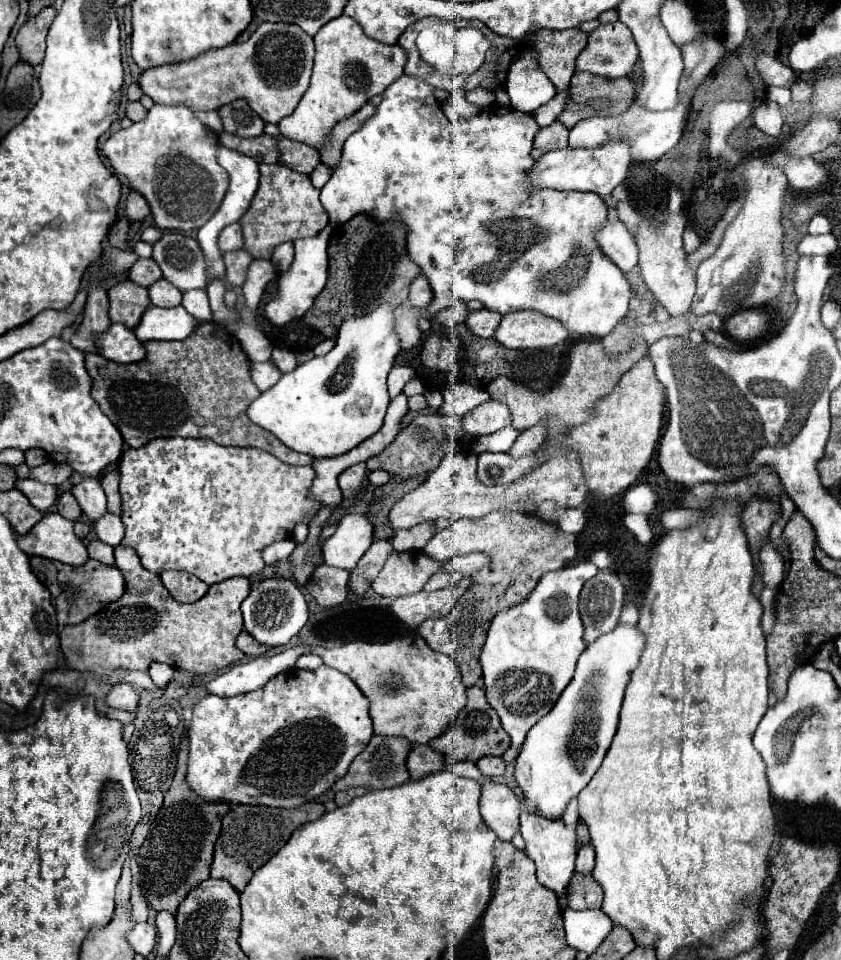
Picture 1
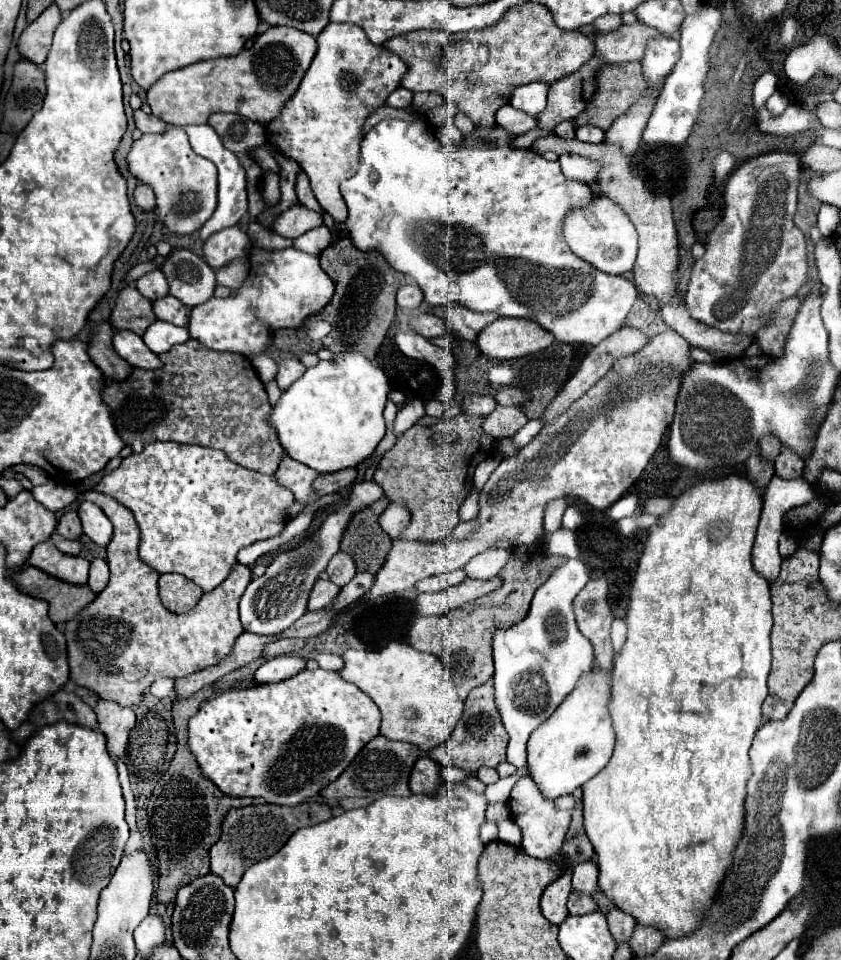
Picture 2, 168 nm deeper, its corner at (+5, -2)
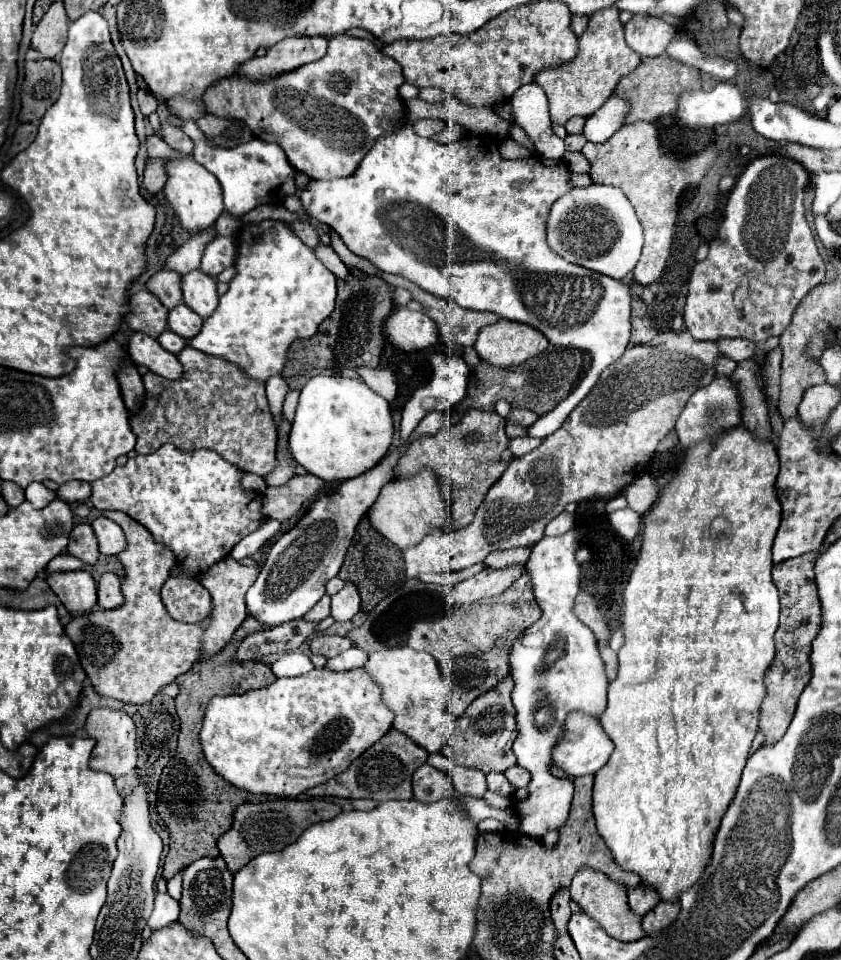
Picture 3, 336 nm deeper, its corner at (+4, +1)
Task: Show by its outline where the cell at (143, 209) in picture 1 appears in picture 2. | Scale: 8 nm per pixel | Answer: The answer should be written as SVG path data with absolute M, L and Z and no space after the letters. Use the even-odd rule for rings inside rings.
M139 181L137 187L135 187L133 199L135 199L135 203L137 203L141 209L145 209L145 211L151 211L151 209L155 207L155 193L153 193L153 189L151 189L149 185L141 183L141 181Z

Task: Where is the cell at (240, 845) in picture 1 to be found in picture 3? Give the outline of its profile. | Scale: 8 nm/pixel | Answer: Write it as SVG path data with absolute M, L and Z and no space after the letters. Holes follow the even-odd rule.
M270 800L262 804L242 804L234 812L234 822L226 834L218 840L220 856L228 870L236 874L252 858L264 852L278 852L298 840L298 836L312 824L330 820L340 814L340 806L326 800Z

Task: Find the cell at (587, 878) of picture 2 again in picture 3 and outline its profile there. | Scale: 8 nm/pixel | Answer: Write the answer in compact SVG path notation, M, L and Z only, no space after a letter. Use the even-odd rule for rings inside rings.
M582 866L576 876L572 878L572 884L570 884L570 894L572 894L572 900L580 904L580 908L590 916L590 918L596 918L602 928L616 940L620 942L634 942L638 938L642 938L642 926L640 926L640 918L630 912L628 908L628 898L626 898L626 888L616 884L614 880L610 880L606 874L590 868L590 866Z

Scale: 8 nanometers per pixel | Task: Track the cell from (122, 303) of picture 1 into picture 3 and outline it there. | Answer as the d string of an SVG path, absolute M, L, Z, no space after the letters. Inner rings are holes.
M140 290L132 294L128 308L130 312L124 316L124 320L132 330L158 338L168 328L168 322L166 322L168 308L164 310L160 300L148 290Z

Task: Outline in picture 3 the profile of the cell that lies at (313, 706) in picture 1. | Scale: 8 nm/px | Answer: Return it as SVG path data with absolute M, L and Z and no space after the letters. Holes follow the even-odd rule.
M314 668L302 676L278 678L266 688L248 690L244 694L214 696L204 712L200 744L208 764L232 786L252 794L296 798L308 788L324 784L346 770L354 758L390 730L392 720L394 714L390 714L380 700L378 686L370 682L370 676L362 668L348 672Z

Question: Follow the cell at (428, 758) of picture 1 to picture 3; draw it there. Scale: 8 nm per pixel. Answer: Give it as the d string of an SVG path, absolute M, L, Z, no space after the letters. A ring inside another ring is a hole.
M422 764L414 772L412 786L414 786L414 798L420 802L436 802L454 794L450 776L430 764Z

